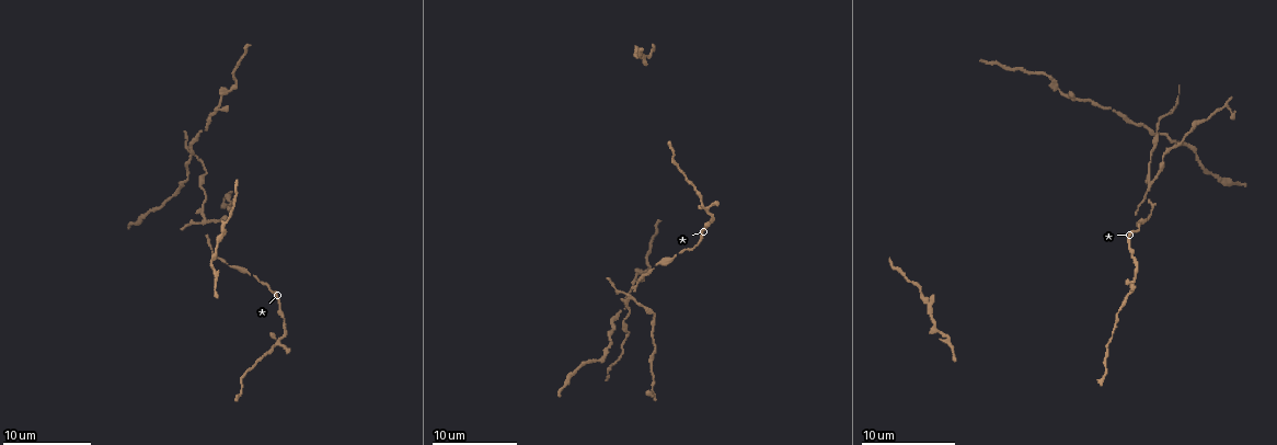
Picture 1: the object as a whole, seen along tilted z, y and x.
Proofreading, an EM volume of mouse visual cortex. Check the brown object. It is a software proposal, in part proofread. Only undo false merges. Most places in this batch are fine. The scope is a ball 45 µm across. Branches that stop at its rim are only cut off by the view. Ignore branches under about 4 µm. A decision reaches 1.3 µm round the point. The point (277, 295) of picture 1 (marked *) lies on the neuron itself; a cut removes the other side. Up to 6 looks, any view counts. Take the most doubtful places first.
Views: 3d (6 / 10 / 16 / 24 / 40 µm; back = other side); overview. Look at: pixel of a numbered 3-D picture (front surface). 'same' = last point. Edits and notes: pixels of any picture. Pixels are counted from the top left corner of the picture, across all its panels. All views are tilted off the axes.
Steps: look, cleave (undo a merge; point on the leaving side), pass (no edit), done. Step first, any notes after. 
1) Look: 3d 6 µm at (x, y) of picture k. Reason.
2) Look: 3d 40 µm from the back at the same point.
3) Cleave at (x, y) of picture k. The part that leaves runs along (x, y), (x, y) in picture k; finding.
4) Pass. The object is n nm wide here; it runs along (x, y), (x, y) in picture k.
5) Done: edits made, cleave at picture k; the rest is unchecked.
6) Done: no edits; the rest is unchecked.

Look: 3d 10 µm at (631, 296) of picture 1. Two arms in line, one across.

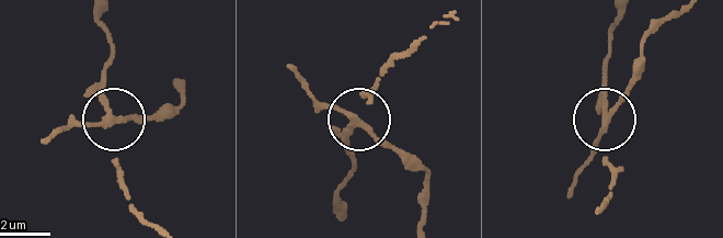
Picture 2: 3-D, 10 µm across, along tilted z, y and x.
Look: 3d 6 µm at (118, 117) of picture 2.

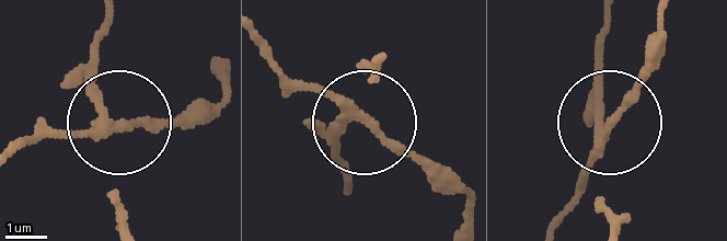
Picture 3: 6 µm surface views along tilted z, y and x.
Cleave at (49, 133) of picture 3. The part that leaves runs along (113, 125), (200, 105), (220, 76) in picture 3; a second neuron is stuck on.

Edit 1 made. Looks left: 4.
Look: 3d 10 µm at (623, 342) of picture 1. Three-way junction.

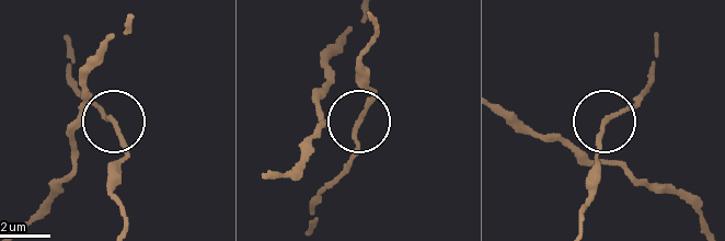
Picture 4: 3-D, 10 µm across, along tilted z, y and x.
Pass. 3 arms meet here; it runs along (126, 225), (113, 191), (113, 169), (125, 144), (100, 106) in picture 4; continuous, no second neuron.

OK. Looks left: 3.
Look: 3d 10 µm at (232, 87) of picture 1. Calibre changes.

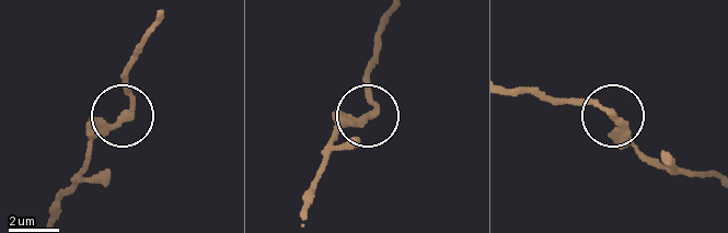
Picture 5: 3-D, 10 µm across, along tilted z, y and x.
Look: 3d 6 µm at (126, 115) of picture 5.

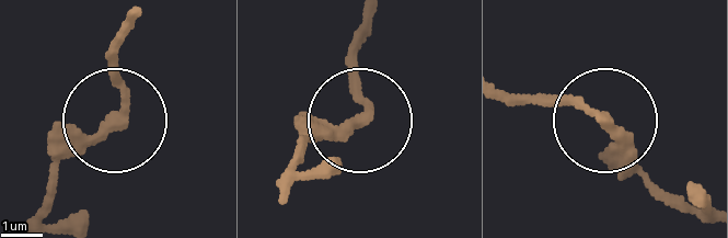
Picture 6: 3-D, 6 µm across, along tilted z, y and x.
Pass. It runs along (287, 173), (300, 146), (361, 123), (353, 34) in picture 6; one neuron here.

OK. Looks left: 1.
Done: edits made, cleave at picture 3; the rest is unchecked.

